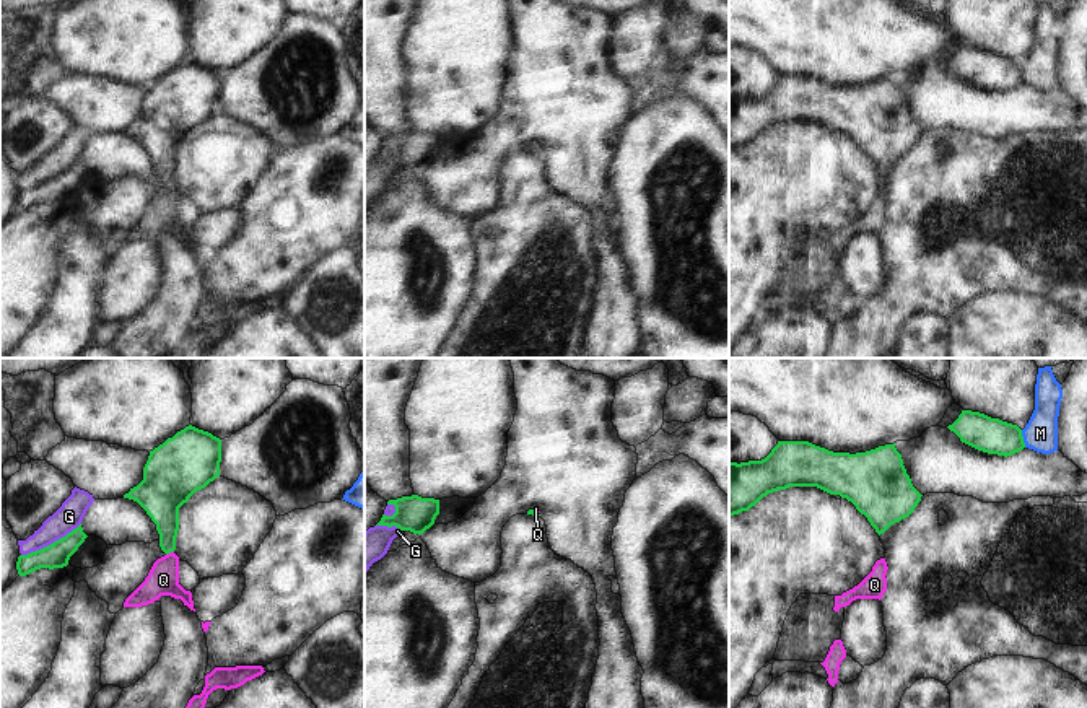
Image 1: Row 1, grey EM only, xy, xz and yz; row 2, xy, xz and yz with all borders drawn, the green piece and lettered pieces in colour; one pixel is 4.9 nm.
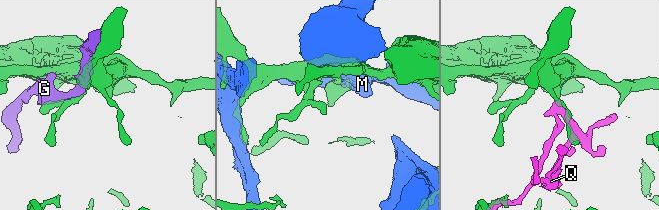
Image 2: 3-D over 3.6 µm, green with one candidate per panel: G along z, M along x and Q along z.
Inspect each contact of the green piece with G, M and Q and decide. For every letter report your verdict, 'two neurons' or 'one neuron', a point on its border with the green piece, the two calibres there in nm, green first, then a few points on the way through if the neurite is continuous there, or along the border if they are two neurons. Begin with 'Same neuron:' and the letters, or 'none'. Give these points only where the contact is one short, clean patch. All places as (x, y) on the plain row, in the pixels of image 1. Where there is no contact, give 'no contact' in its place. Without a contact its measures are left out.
Same neuron: Q
G: two neurons | xy (51, 179) | 130/140 nm
M: two neurons | yz (1022, 74) | 180/170 nm
Q: one neuron | xy (170, 187) | 180/160 nm | across xy (161, 139), (168, 160), (170, 187), (170, 199), (163, 215)

